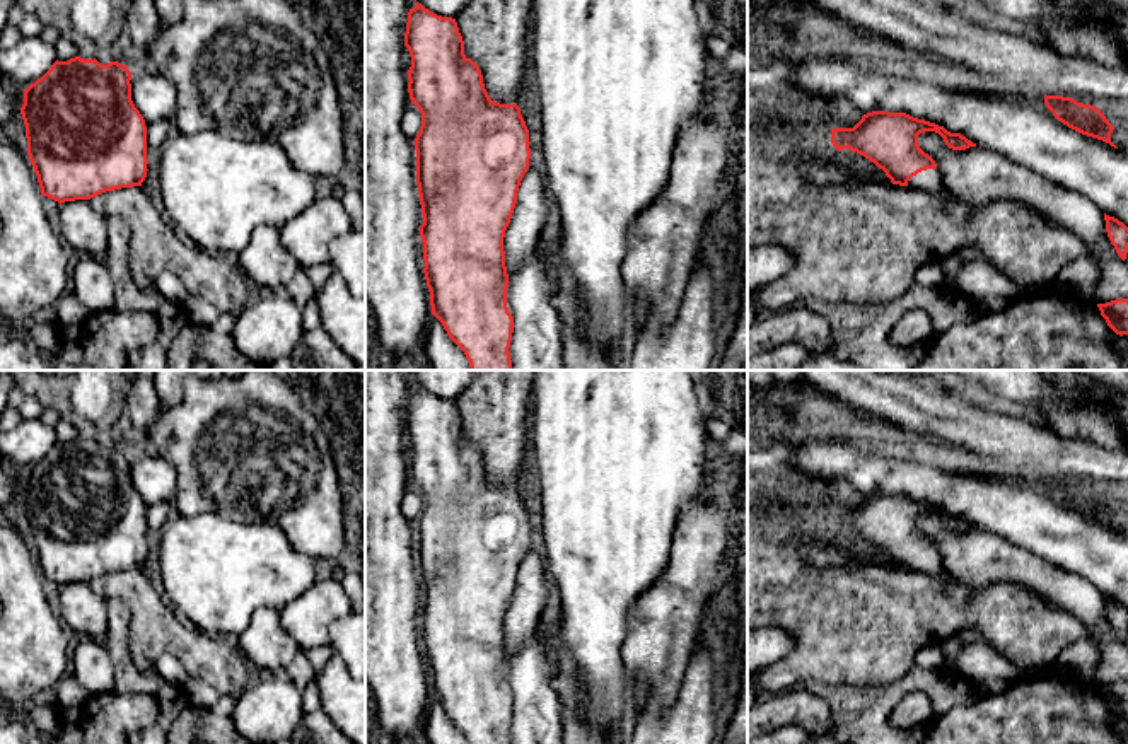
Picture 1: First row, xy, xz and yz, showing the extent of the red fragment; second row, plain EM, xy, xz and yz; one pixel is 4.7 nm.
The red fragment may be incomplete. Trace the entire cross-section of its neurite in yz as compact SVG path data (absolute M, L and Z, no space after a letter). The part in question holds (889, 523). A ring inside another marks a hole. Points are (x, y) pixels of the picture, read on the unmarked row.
M872 493L862 498L853 510L833 510L831 526L836 532L848 531L874 544L893 567L911 568L937 580L947 580L942 555L935 543L918 527L918 517L939 515L952 532L976 529L961 515L913 500L906 495Z

